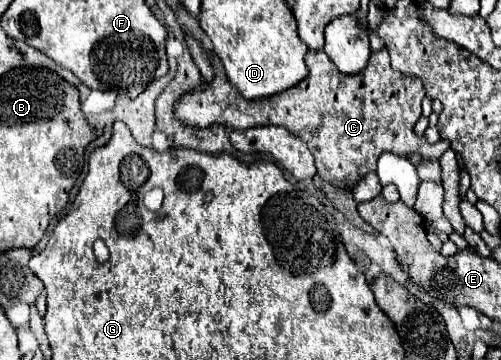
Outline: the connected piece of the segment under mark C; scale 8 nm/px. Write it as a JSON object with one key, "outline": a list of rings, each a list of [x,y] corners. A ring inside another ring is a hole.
{"outline":[[[323,50],[311,52],[311,72],[299,86],[253,102],[243,100],[239,90],[229,84],[215,54],[211,54],[211,60],[215,80],[177,102],[175,114],[179,120],[195,128],[207,128],[211,124],[223,124],[233,130],[283,126],[309,146],[315,156],[319,176],[333,186],[353,188],[363,176],[375,172],[377,158],[383,152],[399,156],[421,154],[425,158],[439,160],[439,156],[451,148],[449,142],[429,144],[425,136],[417,136],[413,132],[421,118],[421,100],[425,96],[423,82],[415,76],[395,72],[385,50],[373,52],[367,68],[353,76],[341,74]]]}

